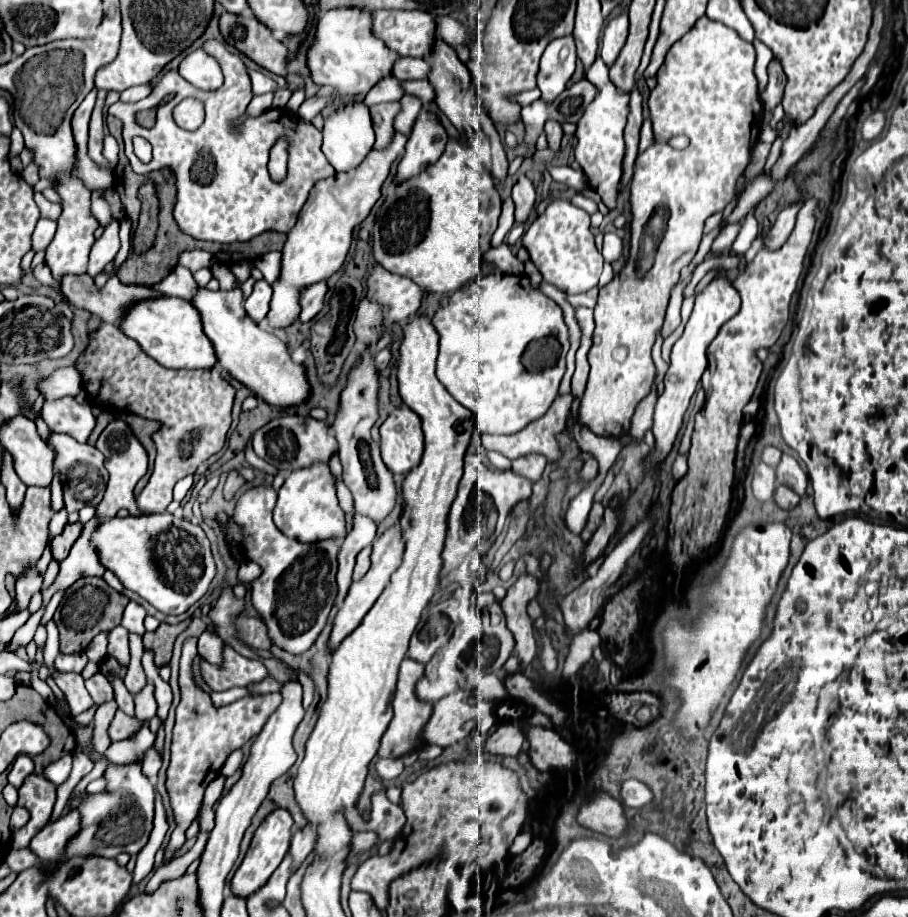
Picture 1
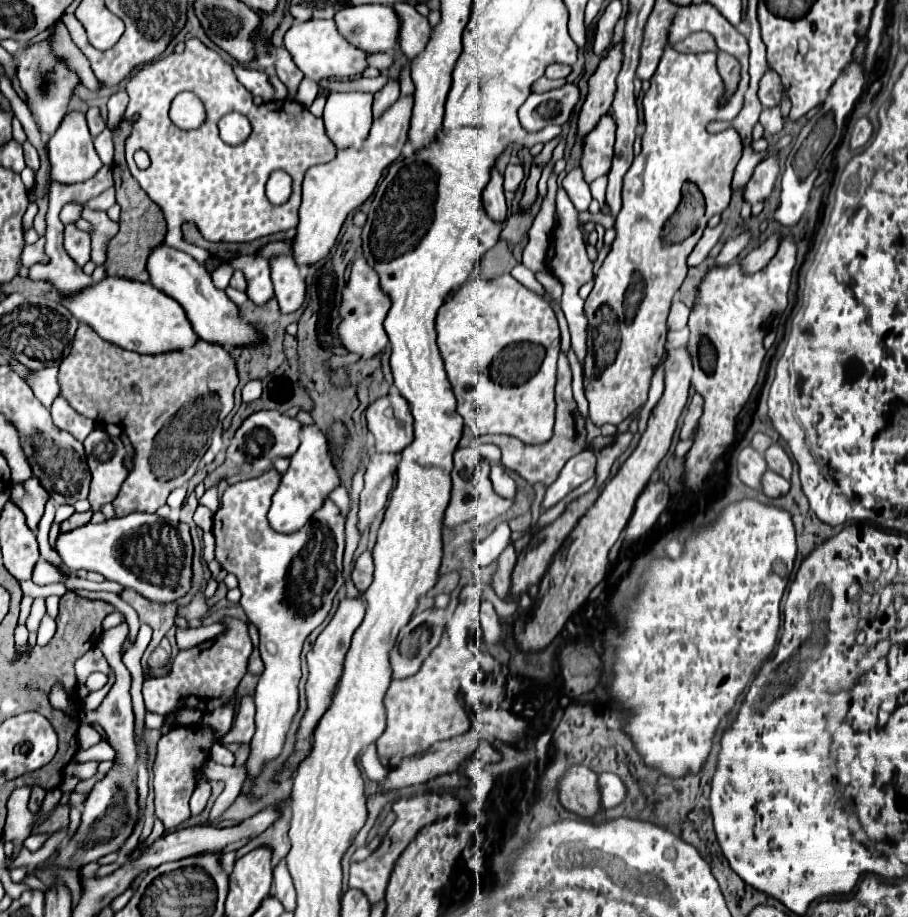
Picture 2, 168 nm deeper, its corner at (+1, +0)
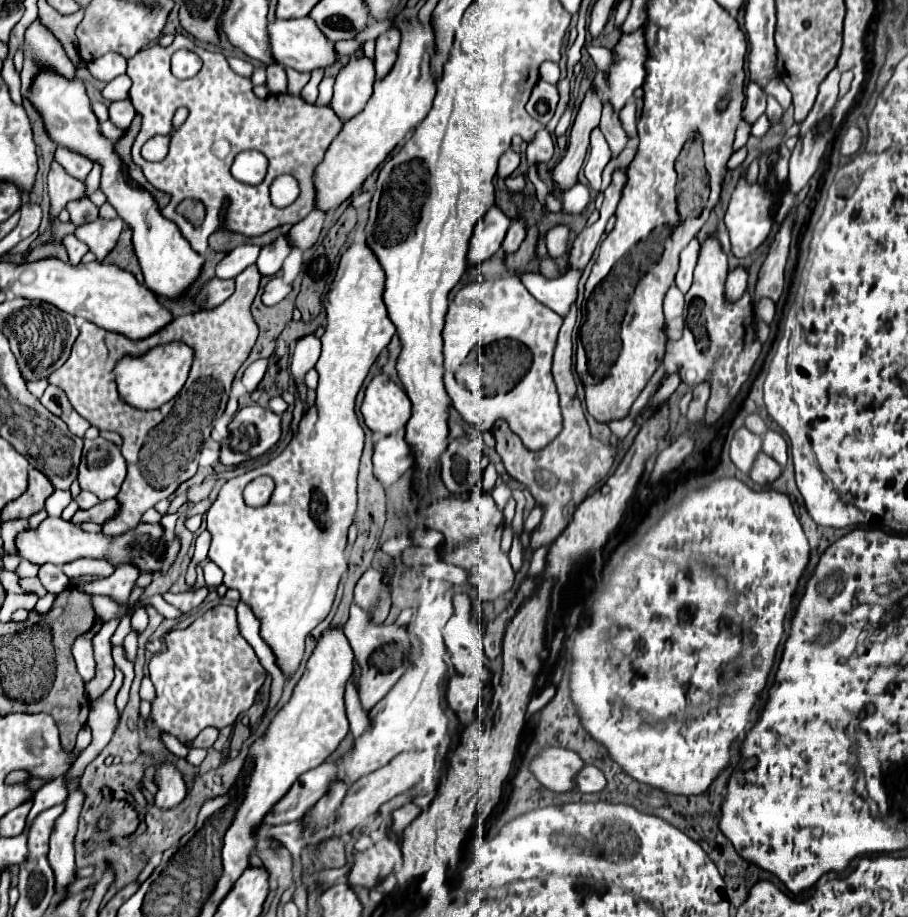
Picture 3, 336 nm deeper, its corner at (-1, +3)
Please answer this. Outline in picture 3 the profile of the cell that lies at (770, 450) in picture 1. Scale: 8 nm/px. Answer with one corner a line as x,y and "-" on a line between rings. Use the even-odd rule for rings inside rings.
749,413
749,415
745,417
745,427
747,427
749,431
755,431
757,435
763,435
763,433
767,431
765,421
763,421
757,413

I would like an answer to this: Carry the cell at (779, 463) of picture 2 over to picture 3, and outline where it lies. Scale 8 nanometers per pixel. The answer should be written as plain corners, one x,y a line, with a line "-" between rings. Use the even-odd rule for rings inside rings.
769,429
769,431
763,435
763,453
767,453
767,455
773,457
781,467
785,467
785,463
787,463
787,441
783,439
783,435

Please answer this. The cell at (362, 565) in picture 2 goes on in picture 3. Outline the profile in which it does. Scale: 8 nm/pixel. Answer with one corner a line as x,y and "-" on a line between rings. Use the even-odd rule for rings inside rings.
373,567
367,569
355,585
355,605
359,605
375,625
381,625
389,615
391,599
381,573

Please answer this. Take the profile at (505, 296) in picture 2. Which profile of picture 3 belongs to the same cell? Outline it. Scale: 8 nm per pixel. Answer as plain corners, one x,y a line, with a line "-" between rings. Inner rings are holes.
517,275
493,281
479,281
457,291
449,303
443,329
443,381
453,407
461,417
479,431
493,427
495,419
505,419
529,449
539,449
551,443
561,431
561,409
557,387
551,375
551,355
561,327
561,317
539,303
521,283
-
495,341
521,341
521,369
513,371
513,389
509,391
471,391
455,379
461,355
469,355
479,345

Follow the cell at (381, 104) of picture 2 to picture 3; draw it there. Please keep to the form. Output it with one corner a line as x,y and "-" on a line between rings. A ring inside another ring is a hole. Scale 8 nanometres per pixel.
389,27
385,33
377,37
377,49
375,49
375,69
377,69
377,79
381,79
395,63
397,59
397,49
399,49
399,29

